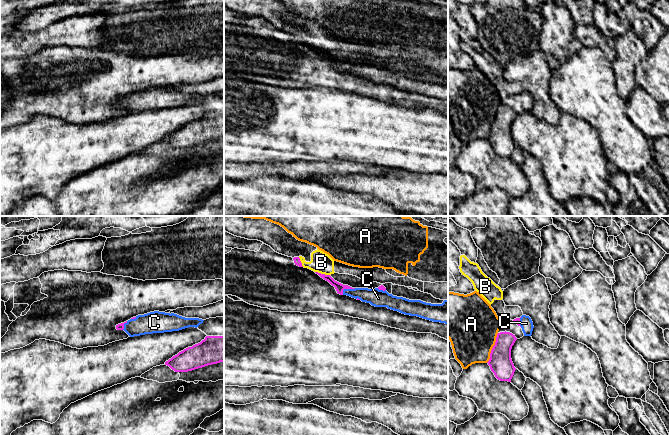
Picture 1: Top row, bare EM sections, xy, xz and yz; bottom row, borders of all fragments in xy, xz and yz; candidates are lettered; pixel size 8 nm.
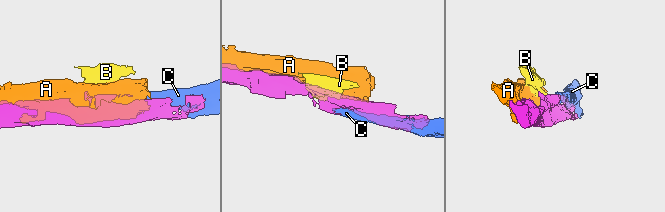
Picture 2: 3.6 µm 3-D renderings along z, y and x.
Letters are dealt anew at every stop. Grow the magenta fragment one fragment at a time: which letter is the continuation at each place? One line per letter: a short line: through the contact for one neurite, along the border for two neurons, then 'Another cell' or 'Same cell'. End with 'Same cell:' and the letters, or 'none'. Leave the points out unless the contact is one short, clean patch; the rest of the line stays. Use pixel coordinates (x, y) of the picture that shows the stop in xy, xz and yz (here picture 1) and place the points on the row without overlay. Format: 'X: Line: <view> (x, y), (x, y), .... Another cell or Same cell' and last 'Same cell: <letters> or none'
A: Another cell
B: Line: xz (315, 47), (329, 51). Another cell
C: Same cell
Same cell: C

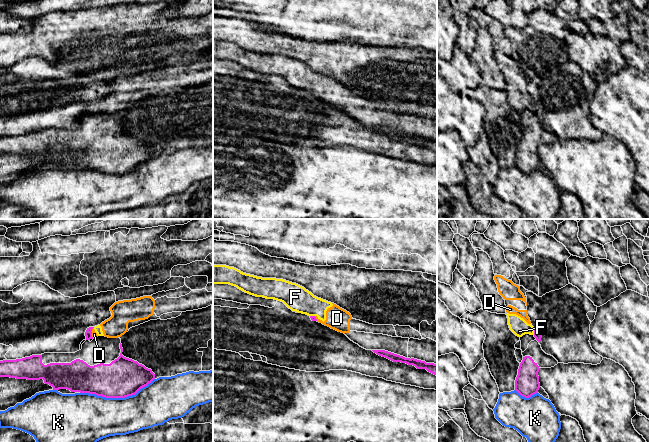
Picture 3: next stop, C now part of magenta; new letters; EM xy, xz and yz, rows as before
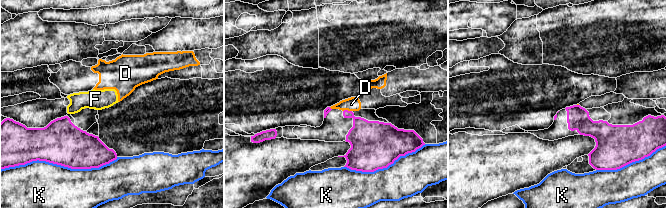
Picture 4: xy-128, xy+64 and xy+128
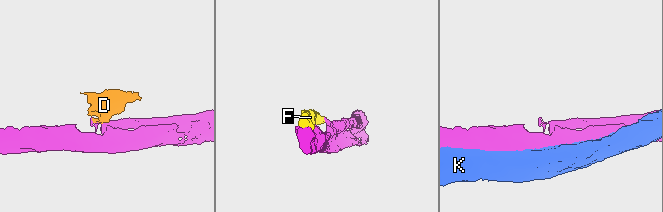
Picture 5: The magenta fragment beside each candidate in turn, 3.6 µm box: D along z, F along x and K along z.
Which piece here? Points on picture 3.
D: Line: xy (93, 103), (92, 114). Another cell
F: Another cell
K: Another cell
Same cell: none

